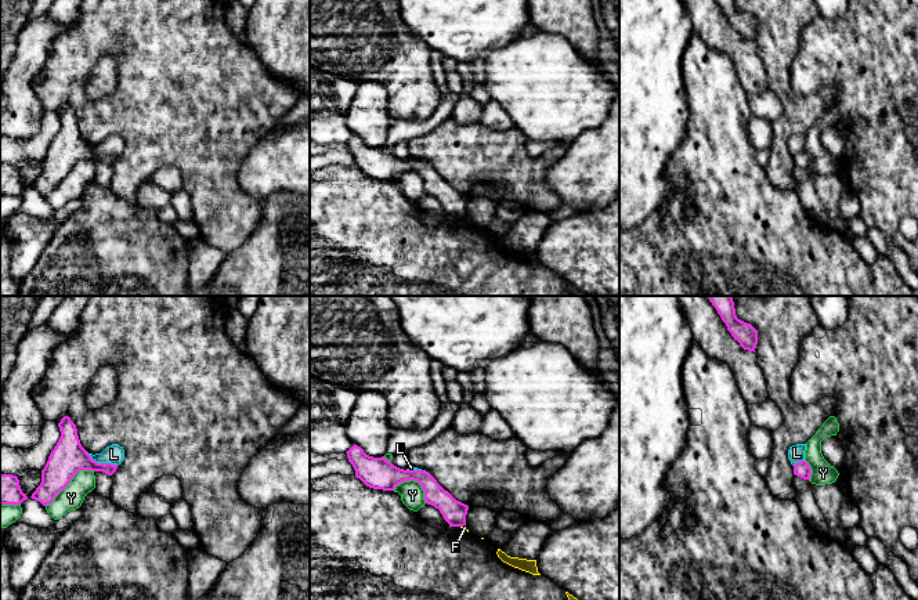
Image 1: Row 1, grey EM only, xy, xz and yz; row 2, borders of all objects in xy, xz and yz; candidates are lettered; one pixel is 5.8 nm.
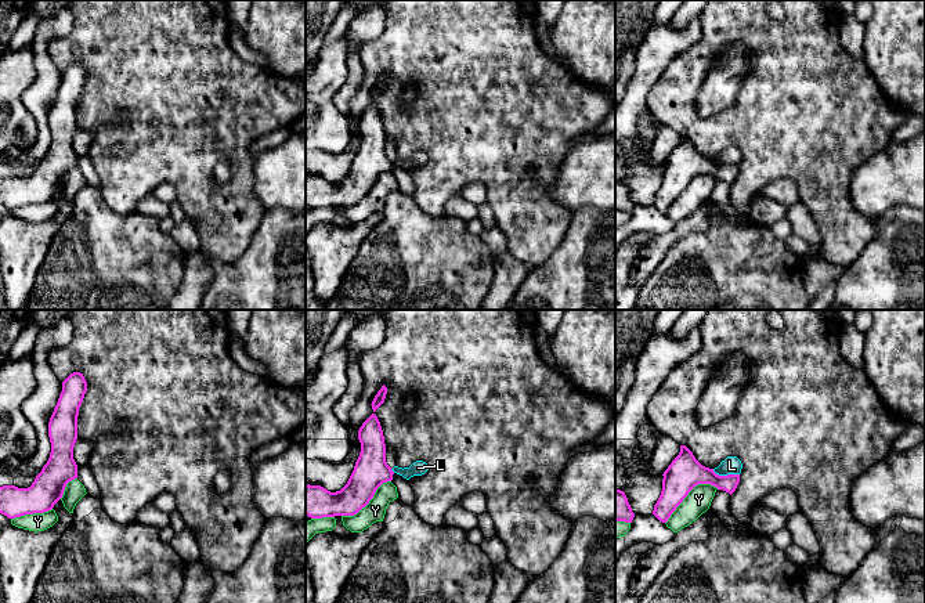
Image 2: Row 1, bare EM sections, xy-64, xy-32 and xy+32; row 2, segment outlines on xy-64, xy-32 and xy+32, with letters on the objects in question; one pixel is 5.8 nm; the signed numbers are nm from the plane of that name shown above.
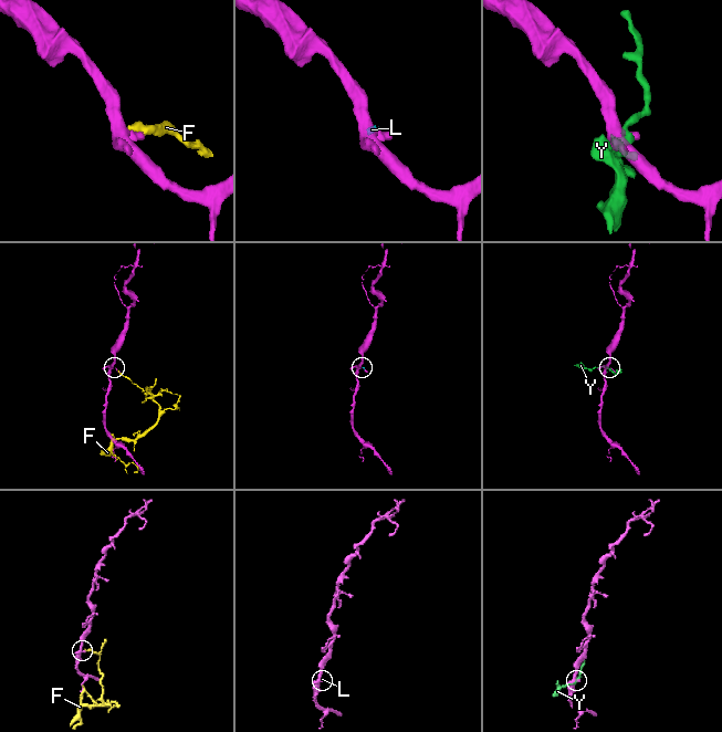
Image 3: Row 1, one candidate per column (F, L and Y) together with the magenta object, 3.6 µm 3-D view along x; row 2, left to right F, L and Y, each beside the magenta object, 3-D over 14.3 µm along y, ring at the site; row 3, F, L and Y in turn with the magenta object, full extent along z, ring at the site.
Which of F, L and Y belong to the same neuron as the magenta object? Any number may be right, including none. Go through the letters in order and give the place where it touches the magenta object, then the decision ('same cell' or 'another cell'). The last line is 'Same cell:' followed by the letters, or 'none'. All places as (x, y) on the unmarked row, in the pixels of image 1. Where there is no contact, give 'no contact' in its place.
F: meets magenta in xz at (462, 216); another cell
L: meets magenta in xy at (102, 154); another cell
Y: meets magenta in xy at (69, 172); another cell
Same cell: none

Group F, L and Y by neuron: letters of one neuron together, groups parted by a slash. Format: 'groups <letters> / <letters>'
groups F L / Y

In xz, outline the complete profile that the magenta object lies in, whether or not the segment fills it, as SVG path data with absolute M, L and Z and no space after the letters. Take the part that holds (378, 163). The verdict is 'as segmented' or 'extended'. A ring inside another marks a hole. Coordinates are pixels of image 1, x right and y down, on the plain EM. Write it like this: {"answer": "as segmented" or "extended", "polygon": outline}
{"answer": "as segmented", "polygon": "M358 135L347 142L348 152L355 160L355 167L373 180L394 181L404 171L418 171L424 181L427 195L440 200L449 217L465 217L469 196L456 191L437 170L424 160L404 160L394 156L384 147L373 148Z"}

